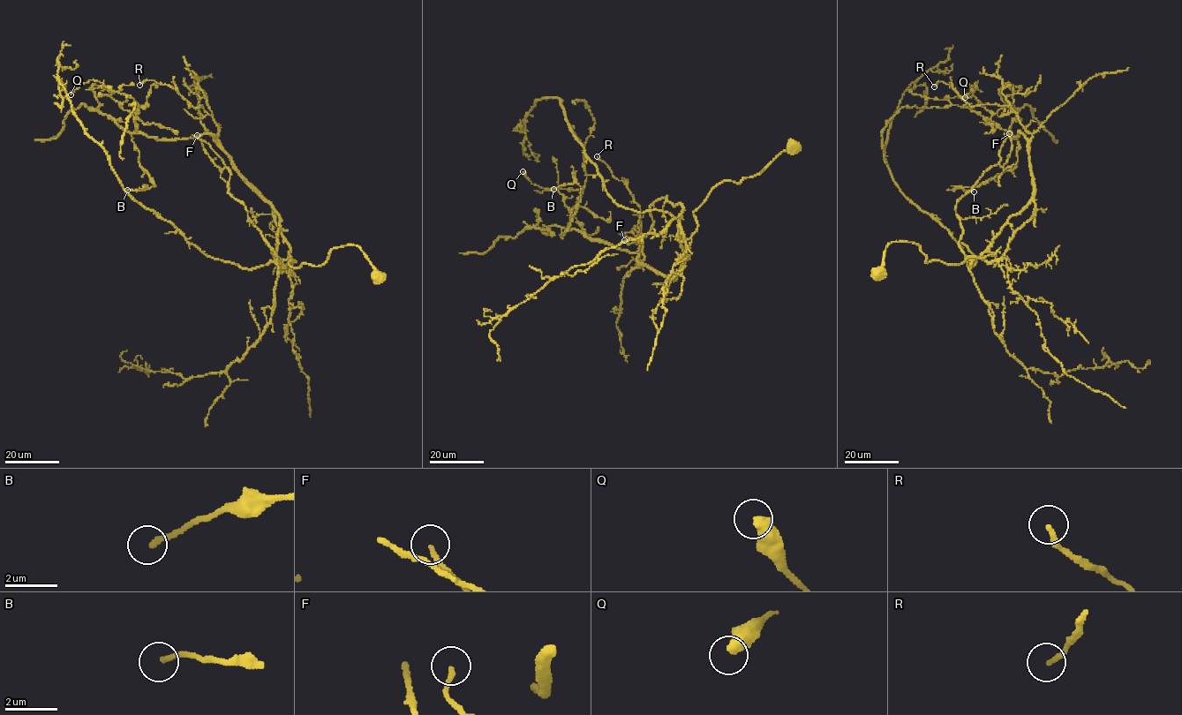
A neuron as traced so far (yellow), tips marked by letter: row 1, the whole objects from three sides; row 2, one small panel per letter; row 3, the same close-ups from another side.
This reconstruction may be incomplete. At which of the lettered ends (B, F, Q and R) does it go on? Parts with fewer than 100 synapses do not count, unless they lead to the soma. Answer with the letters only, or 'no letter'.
no letter

